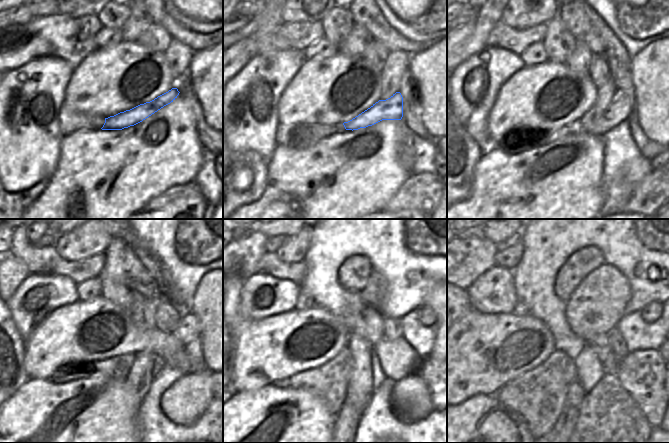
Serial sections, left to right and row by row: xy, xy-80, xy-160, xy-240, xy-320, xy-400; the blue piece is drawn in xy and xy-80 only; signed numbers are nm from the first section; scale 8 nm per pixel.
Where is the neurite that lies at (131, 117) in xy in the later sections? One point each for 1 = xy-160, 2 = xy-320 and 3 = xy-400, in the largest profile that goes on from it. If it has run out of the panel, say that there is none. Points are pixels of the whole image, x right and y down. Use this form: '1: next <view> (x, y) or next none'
1: next xy-160 (621, 107)
2: next xy-320 (426, 314)
3: next xy-400 (650, 313)

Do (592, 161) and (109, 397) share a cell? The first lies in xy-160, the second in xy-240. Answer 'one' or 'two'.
one

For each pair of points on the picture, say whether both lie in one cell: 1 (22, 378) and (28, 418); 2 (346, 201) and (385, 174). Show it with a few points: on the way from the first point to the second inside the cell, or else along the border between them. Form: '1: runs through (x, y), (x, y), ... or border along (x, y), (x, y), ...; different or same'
1: border along (29, 380), (10, 398); different
2: runs through (356, 191), (375, 174); same

